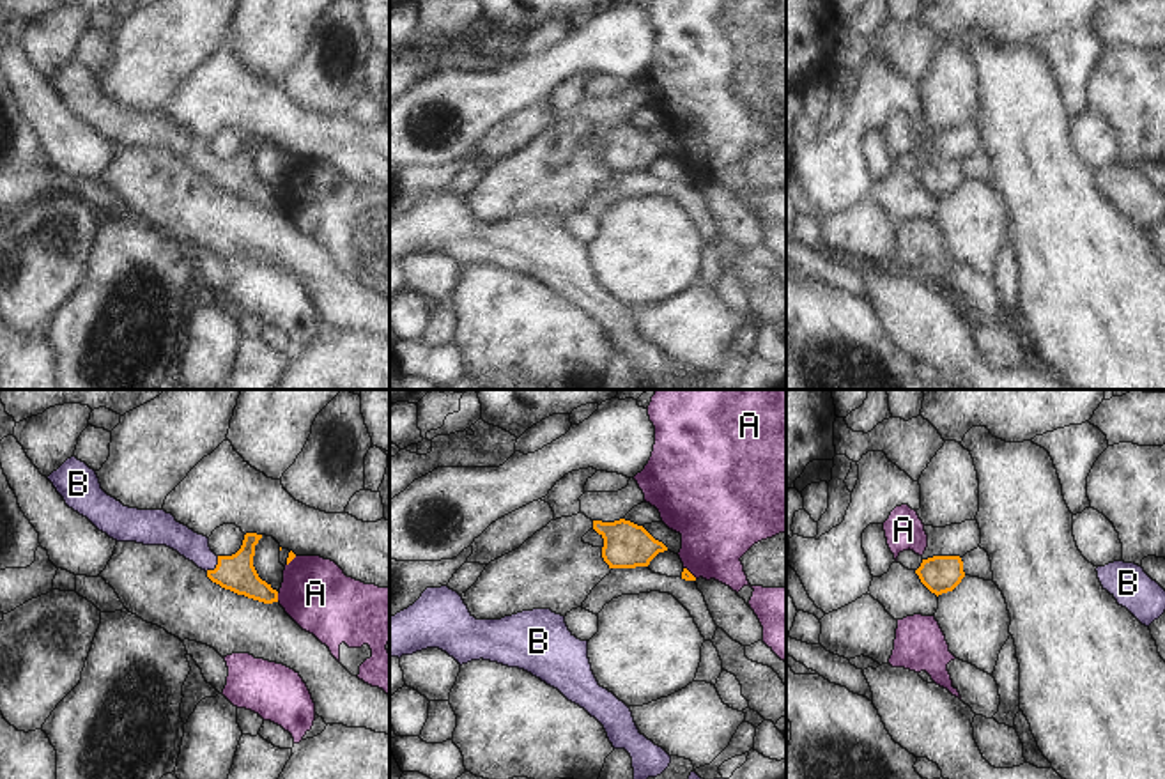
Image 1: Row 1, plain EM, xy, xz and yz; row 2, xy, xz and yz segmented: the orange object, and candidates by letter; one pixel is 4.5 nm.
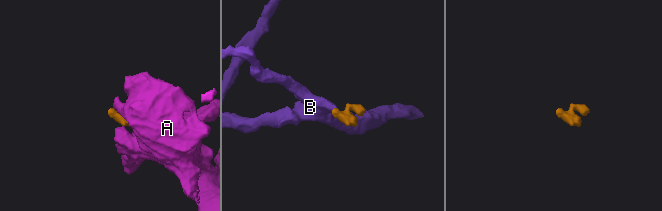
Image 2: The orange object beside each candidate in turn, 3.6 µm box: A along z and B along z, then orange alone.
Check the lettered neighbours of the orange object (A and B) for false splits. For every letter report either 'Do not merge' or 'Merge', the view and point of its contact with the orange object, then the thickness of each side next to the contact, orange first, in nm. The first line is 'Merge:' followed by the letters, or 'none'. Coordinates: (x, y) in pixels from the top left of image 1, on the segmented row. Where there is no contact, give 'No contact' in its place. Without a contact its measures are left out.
Merge: B
A: Do not merge. Touches orange at xy (277, 597). Thickness 170 nm (orange) against 320 nm
B: Merge. Touches orange at xy (216, 567). Thickness 170 nm (orange) against 130 nm

